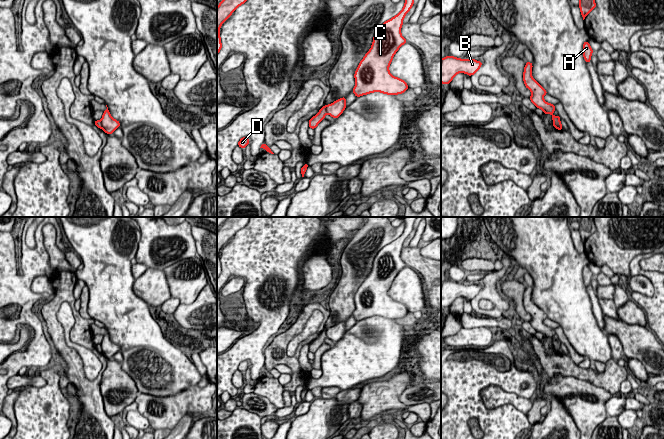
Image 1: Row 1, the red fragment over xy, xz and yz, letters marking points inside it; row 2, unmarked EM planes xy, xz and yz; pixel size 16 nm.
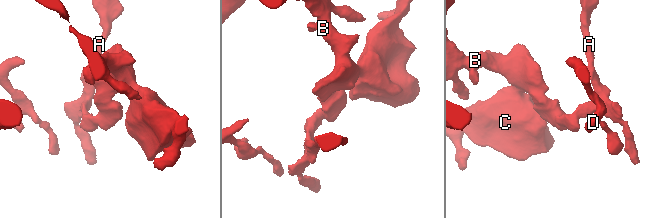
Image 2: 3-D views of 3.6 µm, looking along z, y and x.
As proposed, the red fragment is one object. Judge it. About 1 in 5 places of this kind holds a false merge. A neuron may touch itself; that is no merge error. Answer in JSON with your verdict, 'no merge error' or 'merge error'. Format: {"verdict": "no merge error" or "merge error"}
{"verdict": "merge error"}

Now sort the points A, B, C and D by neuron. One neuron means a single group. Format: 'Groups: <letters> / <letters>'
Groups: A / B C D

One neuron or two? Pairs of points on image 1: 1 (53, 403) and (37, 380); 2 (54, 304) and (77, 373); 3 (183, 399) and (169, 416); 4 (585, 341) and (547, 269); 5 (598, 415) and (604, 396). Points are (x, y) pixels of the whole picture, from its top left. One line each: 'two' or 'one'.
1: two
2: one
3: one
4: one
5: one

